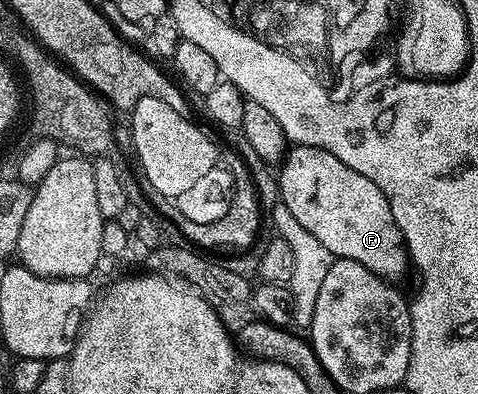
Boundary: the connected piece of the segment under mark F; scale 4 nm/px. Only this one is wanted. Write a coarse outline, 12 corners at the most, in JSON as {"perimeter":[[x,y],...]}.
{"perimeter":[[292,145],[280,201],[333,258],[410,273],[386,195],[322,147]]}

